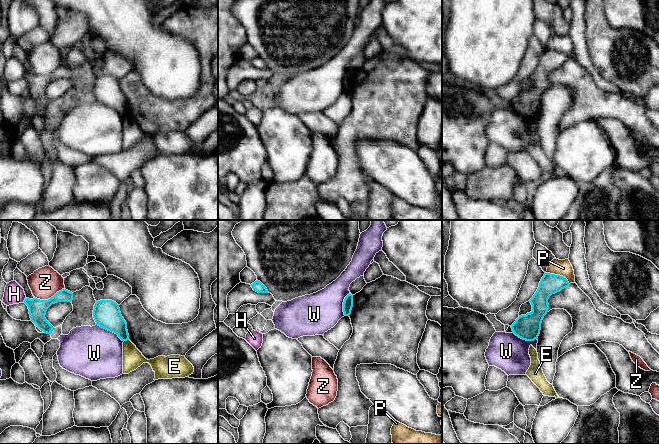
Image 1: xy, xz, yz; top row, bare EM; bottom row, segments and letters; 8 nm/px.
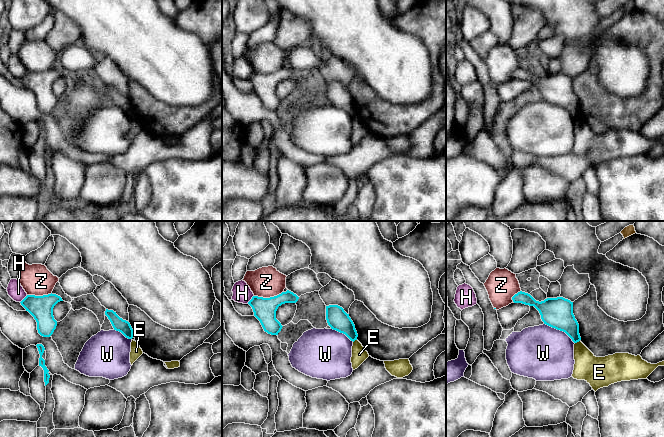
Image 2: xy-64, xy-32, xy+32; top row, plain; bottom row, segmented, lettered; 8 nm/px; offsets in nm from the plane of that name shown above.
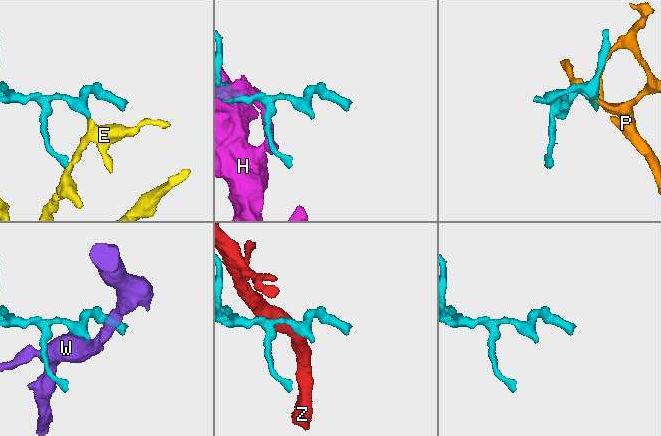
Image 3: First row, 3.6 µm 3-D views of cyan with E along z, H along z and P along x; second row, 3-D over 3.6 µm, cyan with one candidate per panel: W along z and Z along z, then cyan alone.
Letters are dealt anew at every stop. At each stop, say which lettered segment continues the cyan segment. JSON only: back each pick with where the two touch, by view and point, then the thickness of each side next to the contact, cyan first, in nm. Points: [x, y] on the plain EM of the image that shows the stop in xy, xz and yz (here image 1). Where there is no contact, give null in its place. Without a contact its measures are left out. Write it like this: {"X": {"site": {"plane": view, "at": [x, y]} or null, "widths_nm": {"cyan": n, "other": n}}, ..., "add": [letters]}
{"add": []}

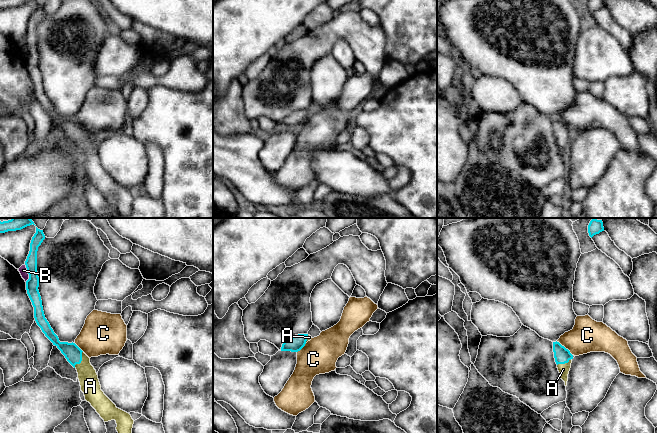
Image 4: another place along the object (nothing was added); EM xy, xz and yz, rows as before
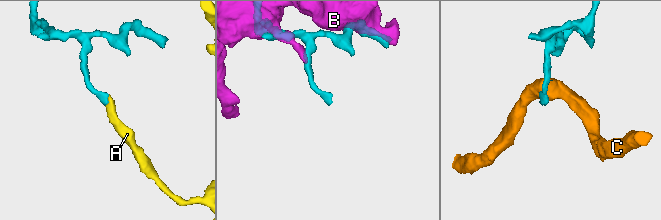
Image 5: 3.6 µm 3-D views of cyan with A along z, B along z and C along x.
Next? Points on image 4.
{"A": {"site": {"plane": "xy", "at": [81, 136]}, "widths_nm": {"cyan": 140, "other": 160}}, "add": ["A"]}

